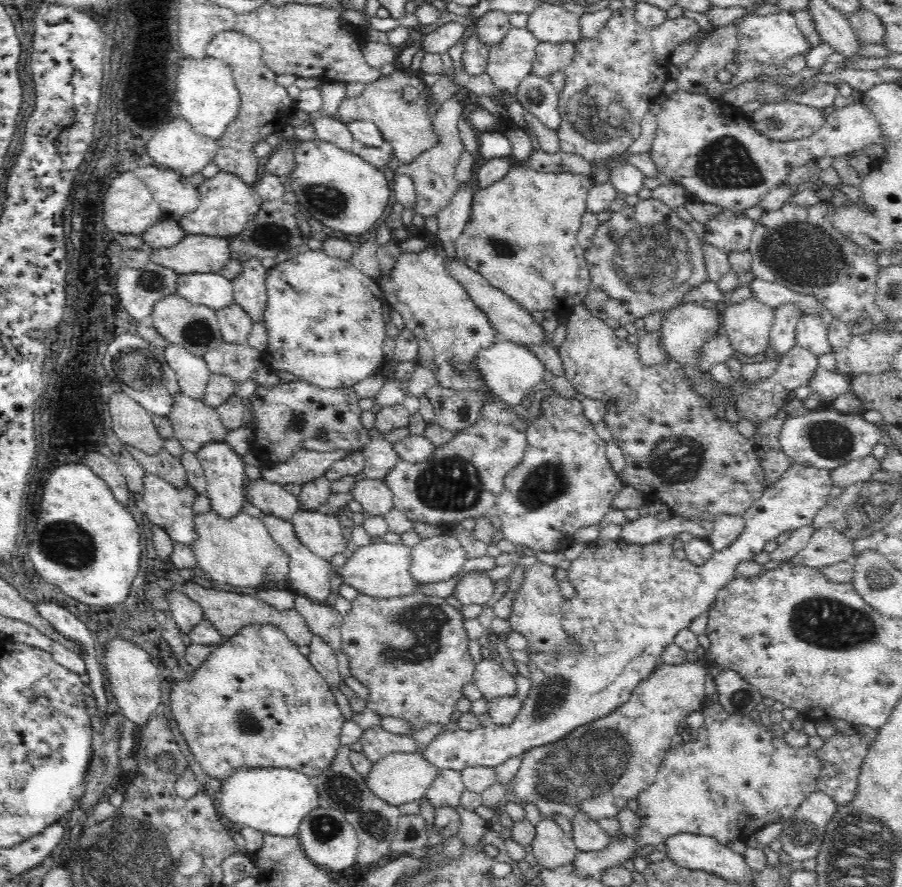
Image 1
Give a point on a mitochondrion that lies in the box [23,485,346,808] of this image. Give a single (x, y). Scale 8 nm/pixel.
(66, 543)

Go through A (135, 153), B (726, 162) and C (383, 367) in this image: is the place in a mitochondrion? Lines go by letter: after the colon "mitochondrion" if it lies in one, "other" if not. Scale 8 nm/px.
A: other
B: mitochondrion
C: other

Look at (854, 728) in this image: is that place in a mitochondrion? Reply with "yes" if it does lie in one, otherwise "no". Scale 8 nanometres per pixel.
no

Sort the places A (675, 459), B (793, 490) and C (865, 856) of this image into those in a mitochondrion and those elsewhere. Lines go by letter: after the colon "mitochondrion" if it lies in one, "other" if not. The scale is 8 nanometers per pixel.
A: mitochondrion
B: other
C: mitochondrion

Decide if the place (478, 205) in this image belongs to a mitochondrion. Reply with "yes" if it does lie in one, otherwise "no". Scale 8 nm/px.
no

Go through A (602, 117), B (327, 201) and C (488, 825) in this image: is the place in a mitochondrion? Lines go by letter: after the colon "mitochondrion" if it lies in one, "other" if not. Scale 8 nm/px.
A: mitochondrion
B: mitochondrion
C: other

